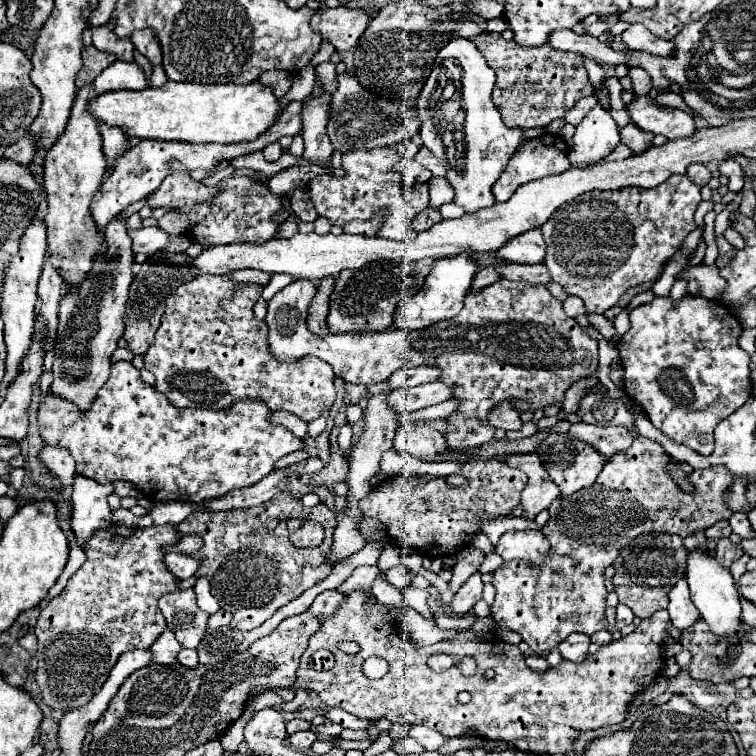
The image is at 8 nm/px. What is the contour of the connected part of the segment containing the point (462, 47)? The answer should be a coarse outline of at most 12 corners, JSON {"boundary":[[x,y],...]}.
{"boundary":[[474,43],[440,49],[418,95],[420,139],[454,203],[490,189],[522,139],[492,103]]}

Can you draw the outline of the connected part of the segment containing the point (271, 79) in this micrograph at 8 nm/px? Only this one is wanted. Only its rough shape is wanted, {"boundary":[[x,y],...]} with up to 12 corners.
{"boundary":[[262,73],[258,83],[282,99],[292,85],[292,75]]}

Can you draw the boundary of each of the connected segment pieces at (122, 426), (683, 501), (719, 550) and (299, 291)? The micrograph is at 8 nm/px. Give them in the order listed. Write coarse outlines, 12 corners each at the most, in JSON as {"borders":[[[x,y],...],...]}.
{"borders":[[[128,361],[90,413],[42,395],[76,473],[204,501],[304,449],[258,401],[174,409]],[[636,437],[556,497],[540,565],[492,573],[496,625],[548,655],[608,629],[604,569],[650,531],[732,515],[728,469],[666,477]],[[718,539],[716,557],[730,567],[744,555],[730,539]],[[496,281],[450,321],[314,335],[316,295],[268,301],[270,355],[350,383],[434,365],[488,425],[562,403],[598,341],[542,285]]]}

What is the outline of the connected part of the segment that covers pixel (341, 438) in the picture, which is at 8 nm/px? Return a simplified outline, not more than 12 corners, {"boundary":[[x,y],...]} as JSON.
{"boundary":[[344,423],[338,433],[338,445],[346,453],[352,444],[352,429]]}

